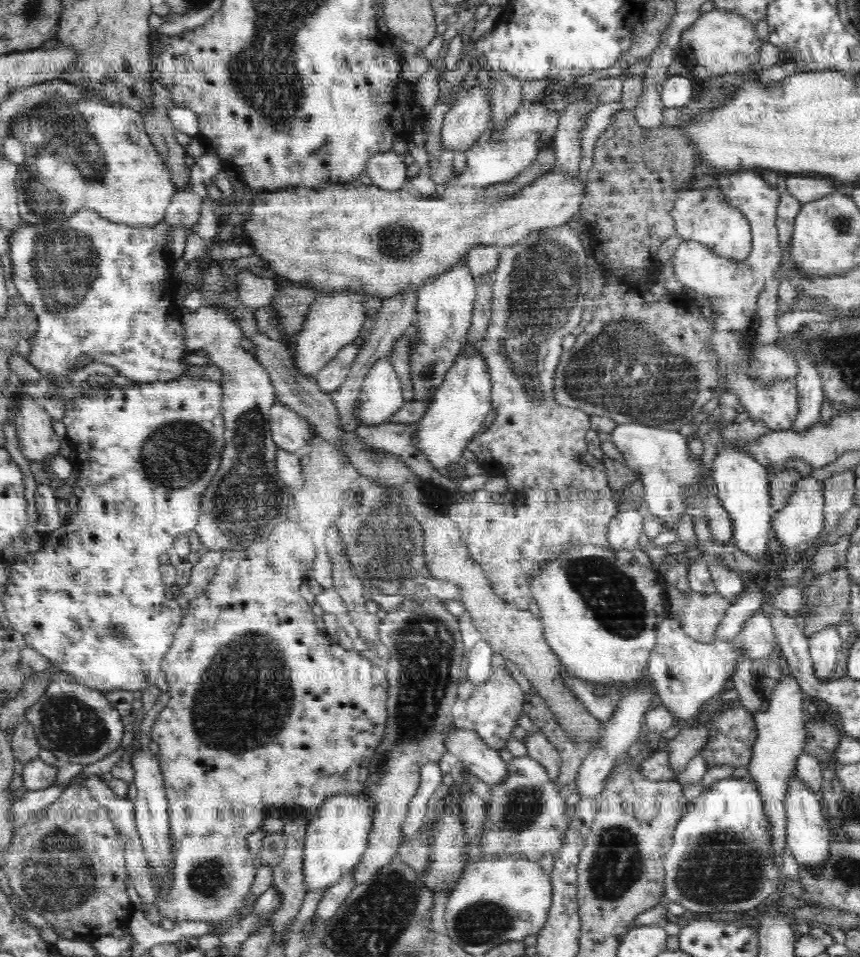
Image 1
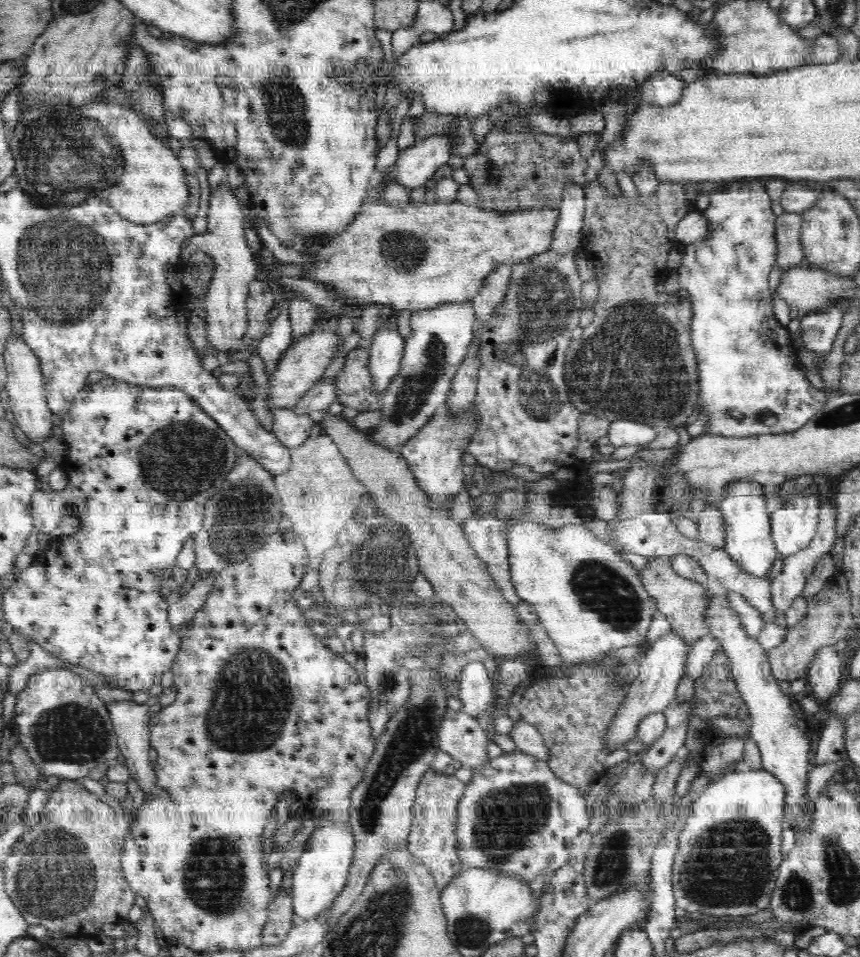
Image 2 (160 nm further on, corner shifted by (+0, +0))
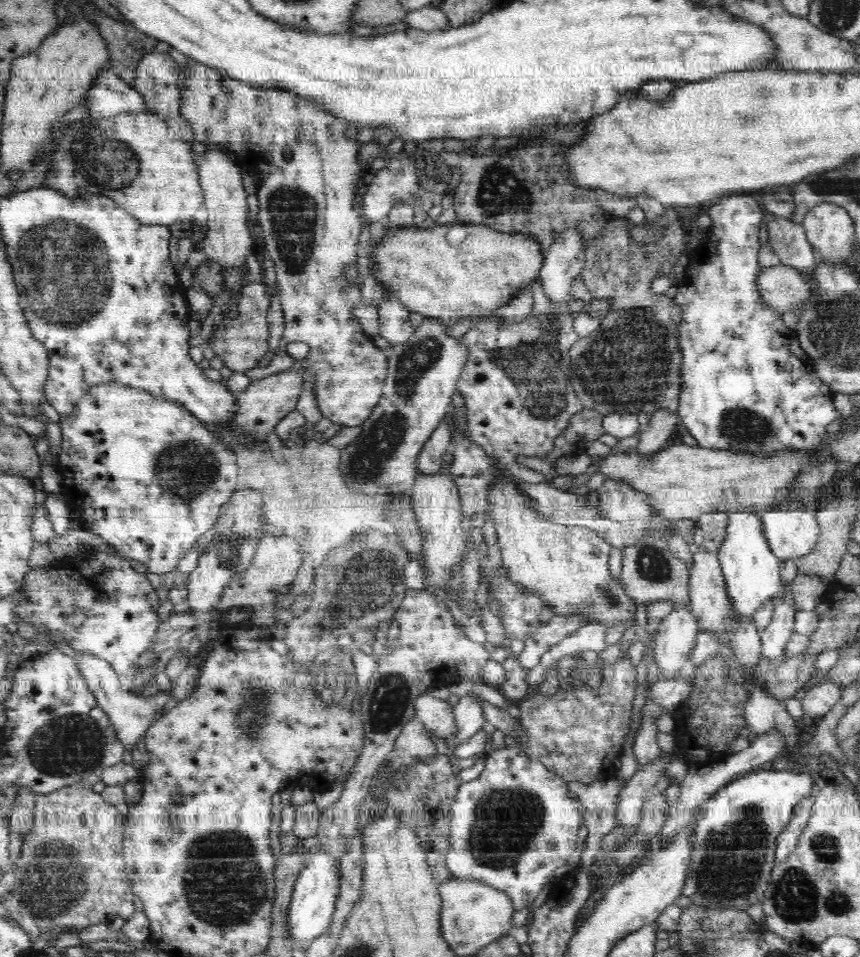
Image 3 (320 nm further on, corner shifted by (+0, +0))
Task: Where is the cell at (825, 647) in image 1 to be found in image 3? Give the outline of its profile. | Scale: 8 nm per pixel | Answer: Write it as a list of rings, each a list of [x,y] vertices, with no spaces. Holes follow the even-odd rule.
[[[825,680],[814,685],[800,700],[804,714],[810,718],[823,717],[842,698],[842,692],[833,681]]]

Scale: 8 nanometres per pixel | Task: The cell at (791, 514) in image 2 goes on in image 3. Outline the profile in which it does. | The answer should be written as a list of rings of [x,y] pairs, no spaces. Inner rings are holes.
[[[783,503],[770,511],[761,512],[760,516],[765,526],[766,541],[774,556],[781,561],[794,561],[812,553],[820,534],[812,510],[790,510]]]

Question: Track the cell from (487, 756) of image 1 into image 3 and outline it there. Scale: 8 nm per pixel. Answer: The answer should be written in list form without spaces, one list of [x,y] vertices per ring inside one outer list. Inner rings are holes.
[[[422,692],[418,695],[418,698],[414,703],[415,716],[418,717],[424,724],[425,727],[430,729],[434,736],[438,739],[441,744],[444,740],[453,739],[453,734],[455,733],[455,722],[453,715],[453,708],[446,701],[436,698],[434,696],[428,695]]]

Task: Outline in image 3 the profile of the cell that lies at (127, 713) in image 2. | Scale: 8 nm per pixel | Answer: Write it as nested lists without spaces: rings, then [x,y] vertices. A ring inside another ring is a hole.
[[[78,651],[71,653],[76,659],[75,663],[82,676],[85,676],[90,692],[93,692],[97,703],[110,717],[114,730],[118,731],[117,735],[120,737],[122,745],[126,750],[133,751],[137,747],[136,742],[140,738],[144,739],[146,731],[155,720],[156,712],[164,708],[173,699],[172,693],[160,691],[156,695],[144,698],[142,695],[127,690],[123,678],[116,671],[111,670],[110,665],[103,662],[102,659],[90,656],[90,654],[78,654]]]

